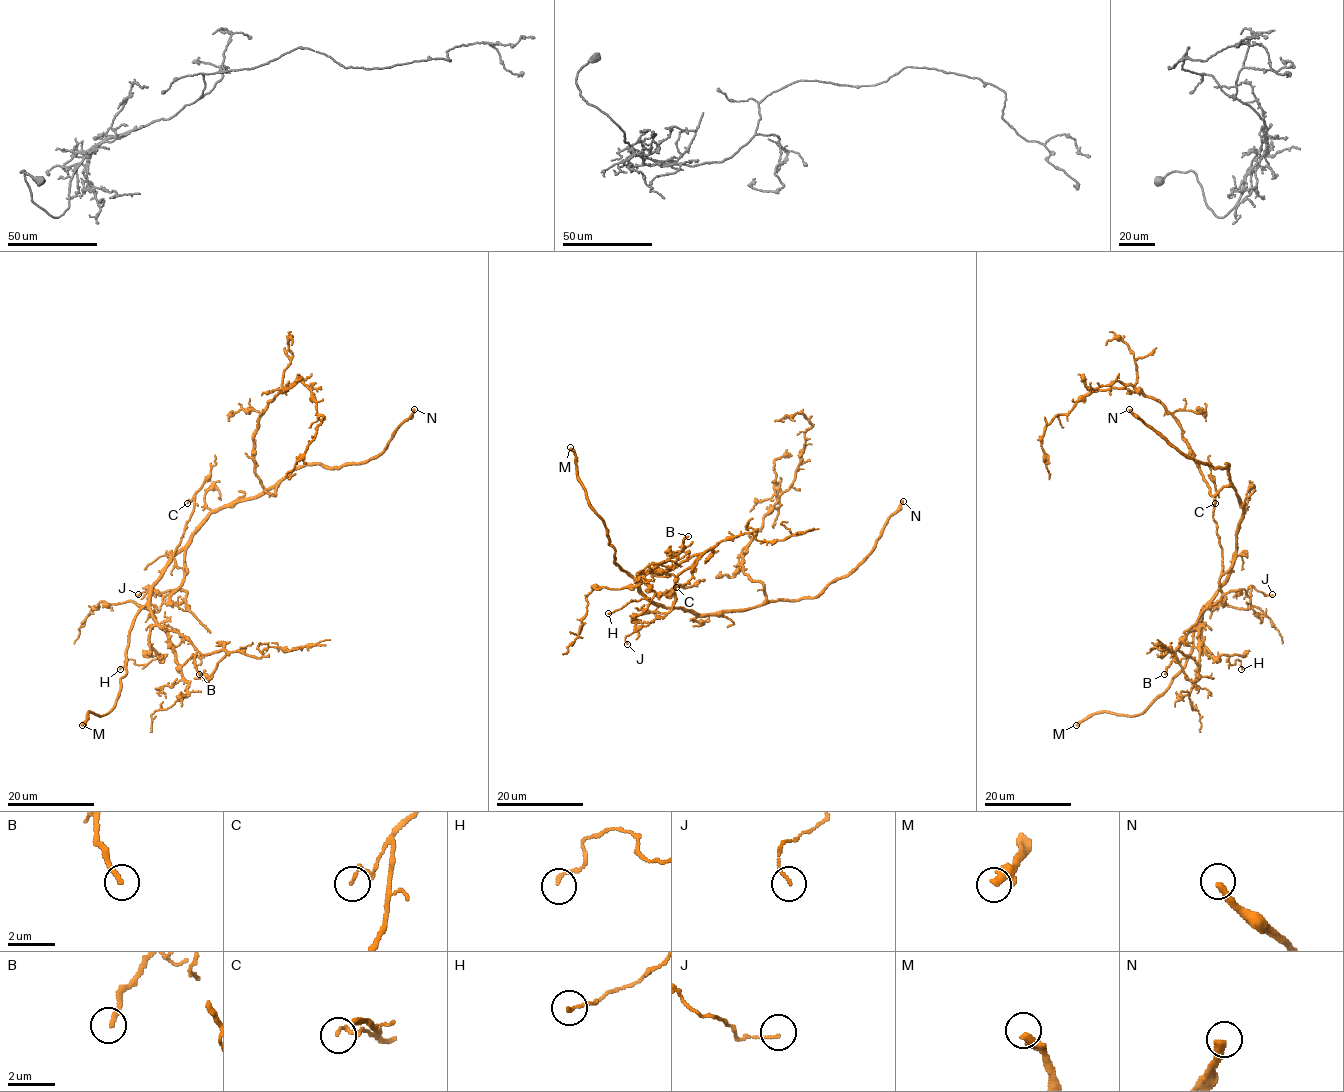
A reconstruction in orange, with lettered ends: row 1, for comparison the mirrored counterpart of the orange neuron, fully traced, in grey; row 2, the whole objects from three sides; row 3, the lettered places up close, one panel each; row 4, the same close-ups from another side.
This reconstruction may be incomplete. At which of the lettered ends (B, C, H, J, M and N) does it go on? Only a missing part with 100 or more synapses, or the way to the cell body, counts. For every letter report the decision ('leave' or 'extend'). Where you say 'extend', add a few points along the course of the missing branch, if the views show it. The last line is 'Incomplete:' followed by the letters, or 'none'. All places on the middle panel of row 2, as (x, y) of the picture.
B: leave
C: leave
H: leave
J: leave
M: leave
N: extend
Incomplete: N

